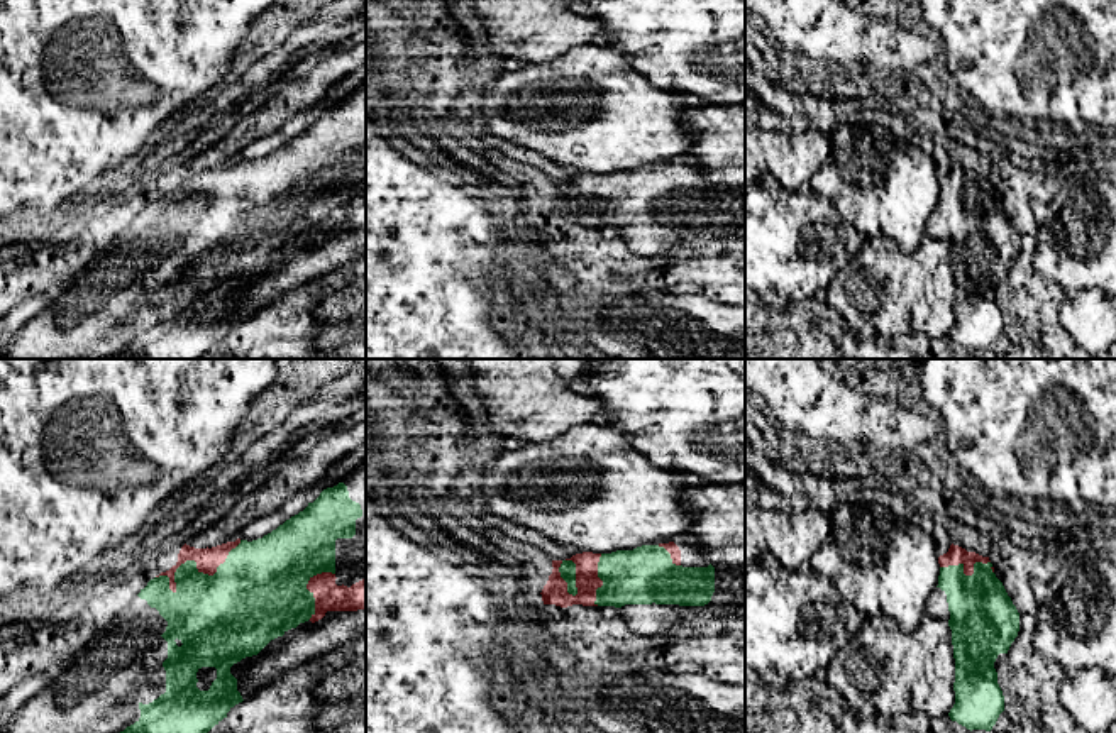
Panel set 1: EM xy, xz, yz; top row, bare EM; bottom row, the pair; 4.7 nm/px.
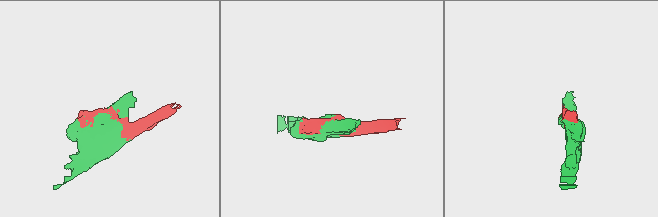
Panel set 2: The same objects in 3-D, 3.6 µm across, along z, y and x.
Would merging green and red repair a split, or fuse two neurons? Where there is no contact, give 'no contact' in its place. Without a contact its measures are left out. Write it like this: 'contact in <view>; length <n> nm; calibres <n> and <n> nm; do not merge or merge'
contact in xy; length 440 nm; calibres 340 and 110 nm; merge

